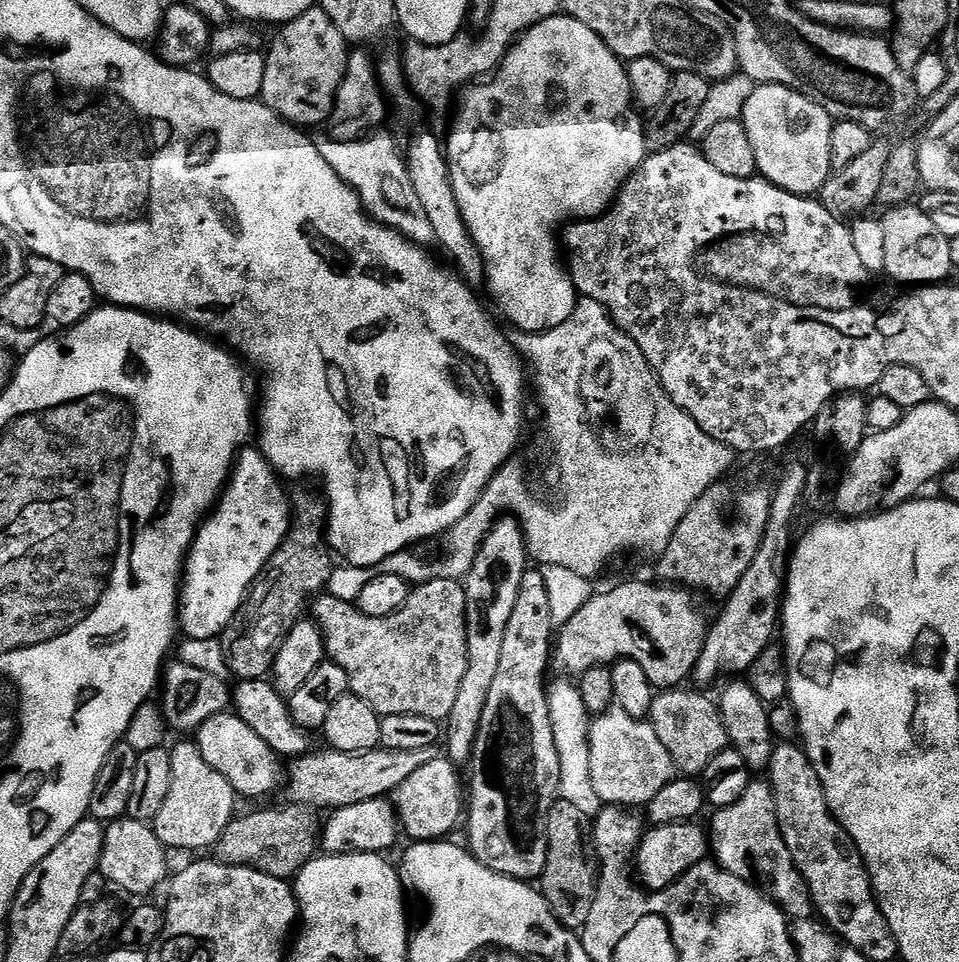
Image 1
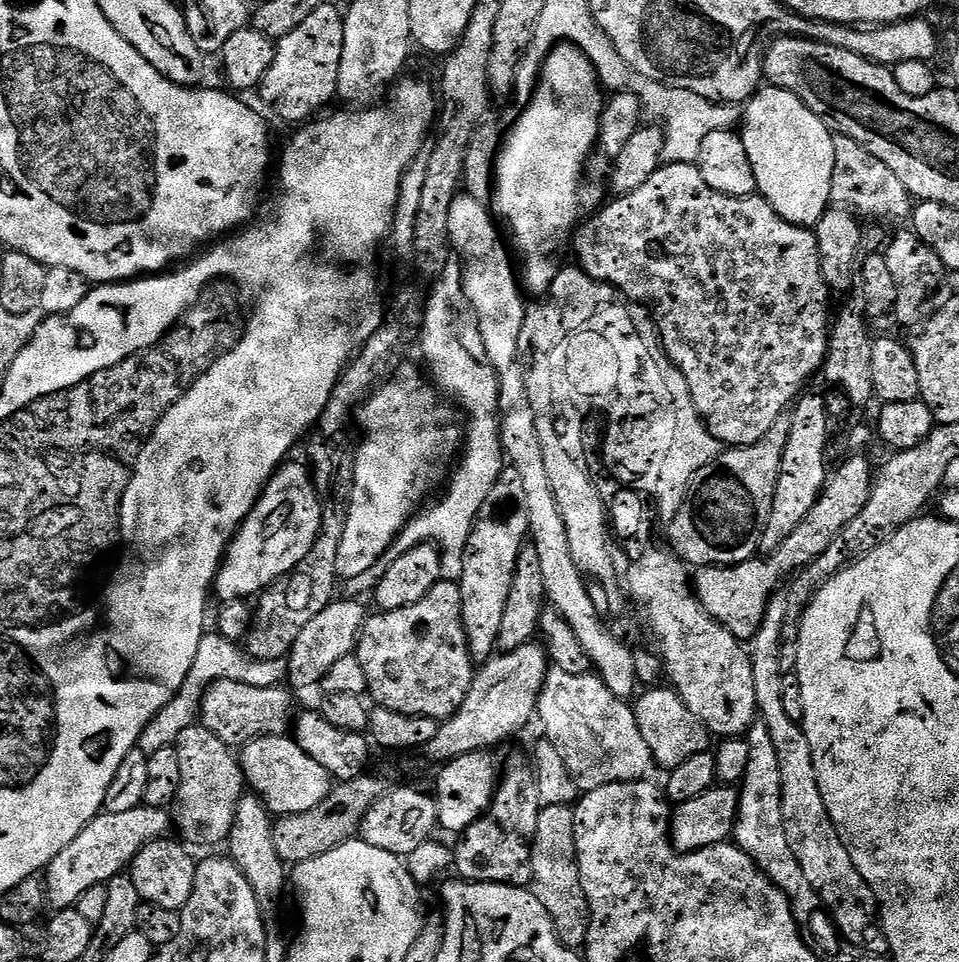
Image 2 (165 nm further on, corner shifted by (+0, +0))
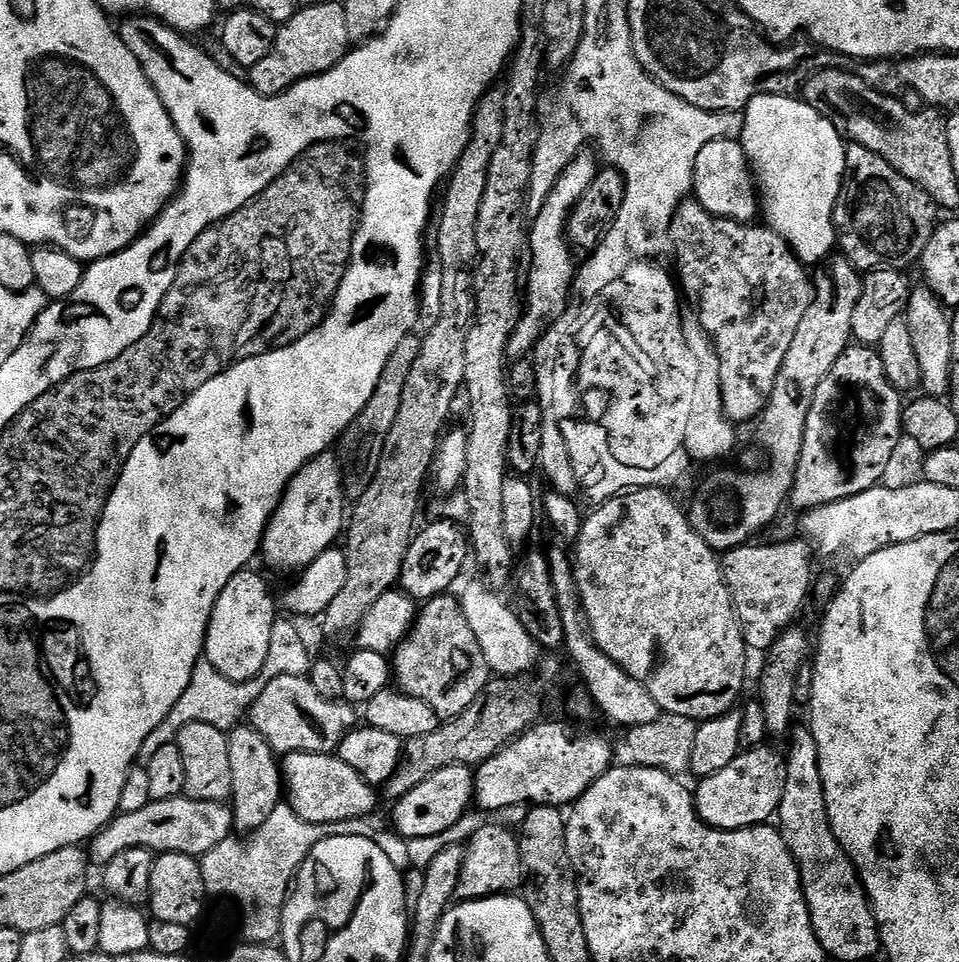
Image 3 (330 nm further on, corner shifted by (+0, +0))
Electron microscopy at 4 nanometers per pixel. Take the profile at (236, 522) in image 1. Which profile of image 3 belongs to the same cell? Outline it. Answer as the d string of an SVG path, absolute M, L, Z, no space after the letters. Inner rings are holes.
M329 450L318 454L310 462L298 470L298 474L288 483L288 489L284 491L284 496L280 499L280 505L274 510L274 514L268 523L268 529L264 531L264 543L262 545L262 560L272 568L296 568L303 570L318 558L327 548L333 547L336 540L341 539L346 528L346 493L344 491L344 466L340 462L340 457L335 451Z

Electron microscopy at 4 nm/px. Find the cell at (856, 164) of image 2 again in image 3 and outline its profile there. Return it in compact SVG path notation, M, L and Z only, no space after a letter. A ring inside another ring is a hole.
M849 143L844 149L846 166L844 180L840 183L840 193L836 199L834 210L834 226L839 251L856 267L861 274L876 272L879 268L908 270L908 267L919 265L920 255L926 250L926 242L930 240L938 225L938 205L910 178L898 174L890 162L878 158L866 146Z

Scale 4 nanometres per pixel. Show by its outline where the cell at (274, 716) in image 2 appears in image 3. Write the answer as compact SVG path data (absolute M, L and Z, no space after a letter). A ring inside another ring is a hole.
M279 676L269 680L266 690L262 690L262 694L258 694L253 702L250 723L258 730L258 734L262 734L262 738L266 738L266 742L270 742L277 754L332 754L339 749L344 734L357 727L358 712L347 702L322 698L307 676Z

